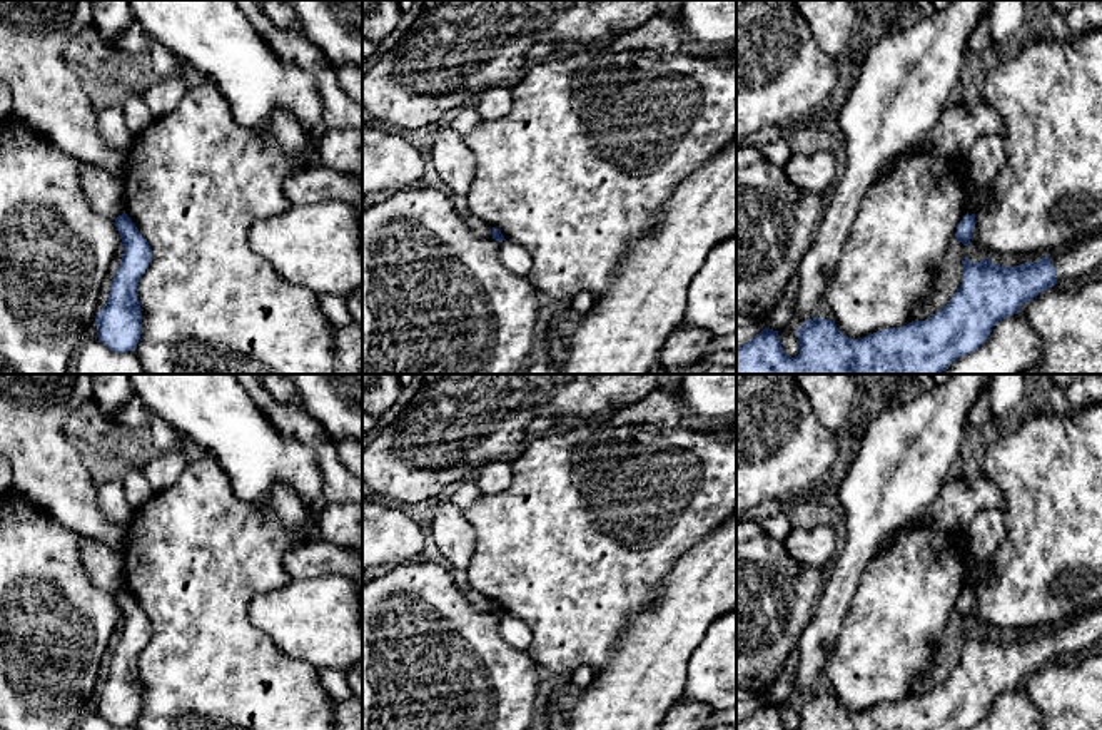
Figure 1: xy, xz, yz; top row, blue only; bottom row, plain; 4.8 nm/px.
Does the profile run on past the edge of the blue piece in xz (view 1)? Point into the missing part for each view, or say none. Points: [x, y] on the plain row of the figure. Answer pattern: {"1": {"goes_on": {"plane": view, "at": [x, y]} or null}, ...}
{"1": {"goes_on": null}}

